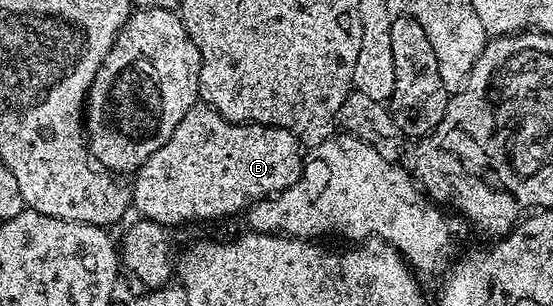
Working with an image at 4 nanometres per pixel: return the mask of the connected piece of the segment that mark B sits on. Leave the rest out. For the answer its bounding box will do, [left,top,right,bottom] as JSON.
[132,103,303,227]

